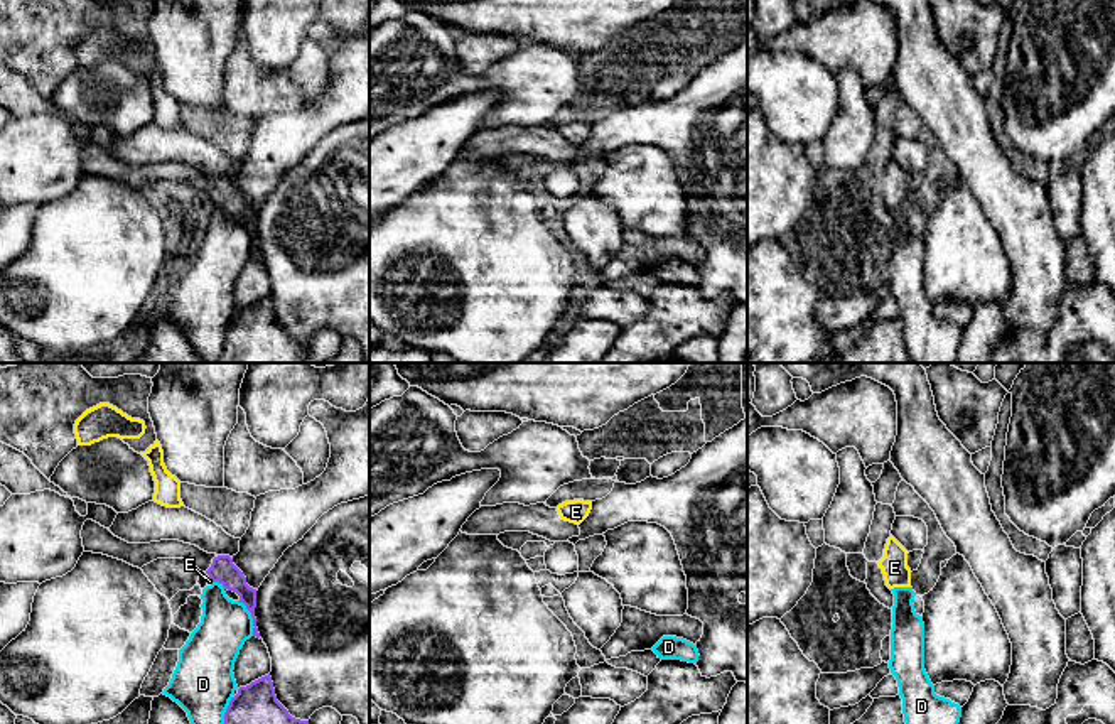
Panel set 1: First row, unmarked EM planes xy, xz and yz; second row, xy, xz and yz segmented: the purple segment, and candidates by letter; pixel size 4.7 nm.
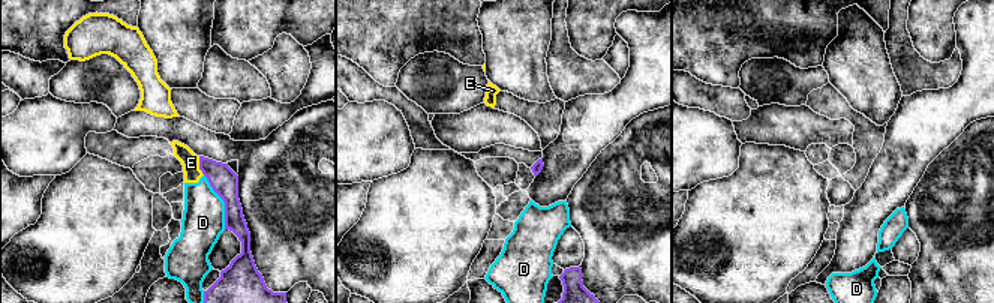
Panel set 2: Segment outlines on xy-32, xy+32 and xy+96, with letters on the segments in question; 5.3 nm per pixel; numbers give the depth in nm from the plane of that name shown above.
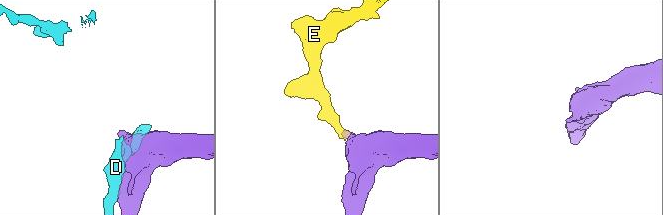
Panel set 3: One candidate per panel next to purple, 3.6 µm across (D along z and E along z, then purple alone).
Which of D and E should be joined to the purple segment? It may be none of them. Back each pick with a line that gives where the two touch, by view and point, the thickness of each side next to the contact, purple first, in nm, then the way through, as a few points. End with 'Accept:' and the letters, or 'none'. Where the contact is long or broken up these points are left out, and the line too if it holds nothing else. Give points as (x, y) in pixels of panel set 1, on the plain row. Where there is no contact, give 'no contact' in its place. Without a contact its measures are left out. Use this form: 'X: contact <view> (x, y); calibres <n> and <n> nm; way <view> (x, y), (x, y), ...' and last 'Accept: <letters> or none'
Accept: none

